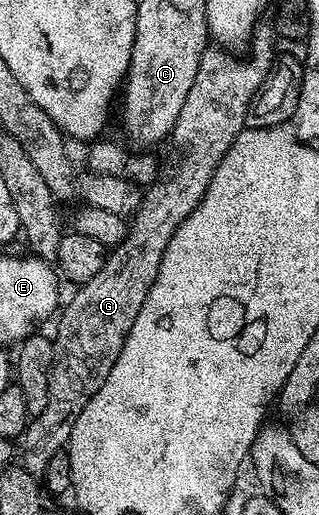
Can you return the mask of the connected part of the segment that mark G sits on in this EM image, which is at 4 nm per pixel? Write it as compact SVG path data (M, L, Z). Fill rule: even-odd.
M269 24L254 26L251 35L252 42L253 47L249 50L249 58L236 58L233 55L236 53L232 49L222 48L217 44L206 46L199 60L199 72L195 72L195 84L191 84L191 92L187 92L187 101L183 103L183 109L179 112L179 120L175 120L175 128L171 135L171 142L177 145L177 150L181 153L177 167L166 178L158 177L142 193L141 206L128 223L125 239L106 253L103 268L99 268L99 272L95 272L91 280L80 283L76 287L77 295L69 303L64 303L59 314L61 323L57 326L57 334L55 333L53 343L53 367L49 373L47 408L43 408L43 412L36 414L19 439L19 462L27 472L35 476L44 475L51 458L68 447L71 428L79 412L83 412L91 396L95 396L103 380L107 380L107 372L111 372L127 340L127 332L131 332L131 324L135 324L135 316L139 316L139 308L143 308L143 300L147 300L147 292L159 272L163 252L167 252L167 244L171 244L171 236L175 236L179 224L183 224L183 220L187 220L187 216L195 212L195 208L207 192L207 184L211 184L211 176L215 176L215 168L219 168L231 144L235 144L242 130L246 129L247 108L257 95L257 89L263 84L263 80L269 75L269 69L272 68L275 61L274 27Z

